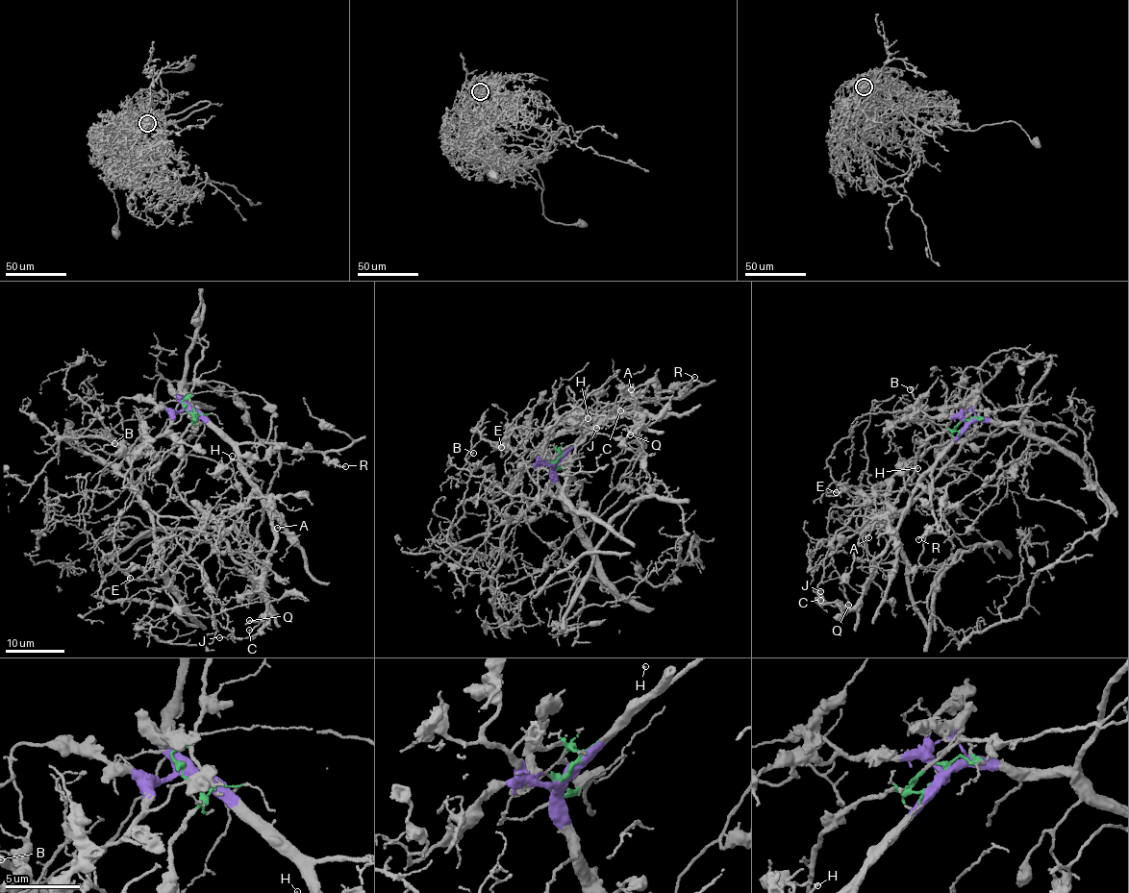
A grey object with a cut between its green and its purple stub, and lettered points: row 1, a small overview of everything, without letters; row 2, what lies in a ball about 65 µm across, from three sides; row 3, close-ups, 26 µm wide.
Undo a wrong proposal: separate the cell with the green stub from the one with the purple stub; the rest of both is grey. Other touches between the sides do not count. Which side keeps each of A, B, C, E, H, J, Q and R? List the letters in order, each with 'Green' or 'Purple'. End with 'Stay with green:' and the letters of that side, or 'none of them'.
A: Purple
B: Purple
C: Purple
E: Green
H: Purple
J: Purple
Q: Purple
R: Purple
Stay with green: E

